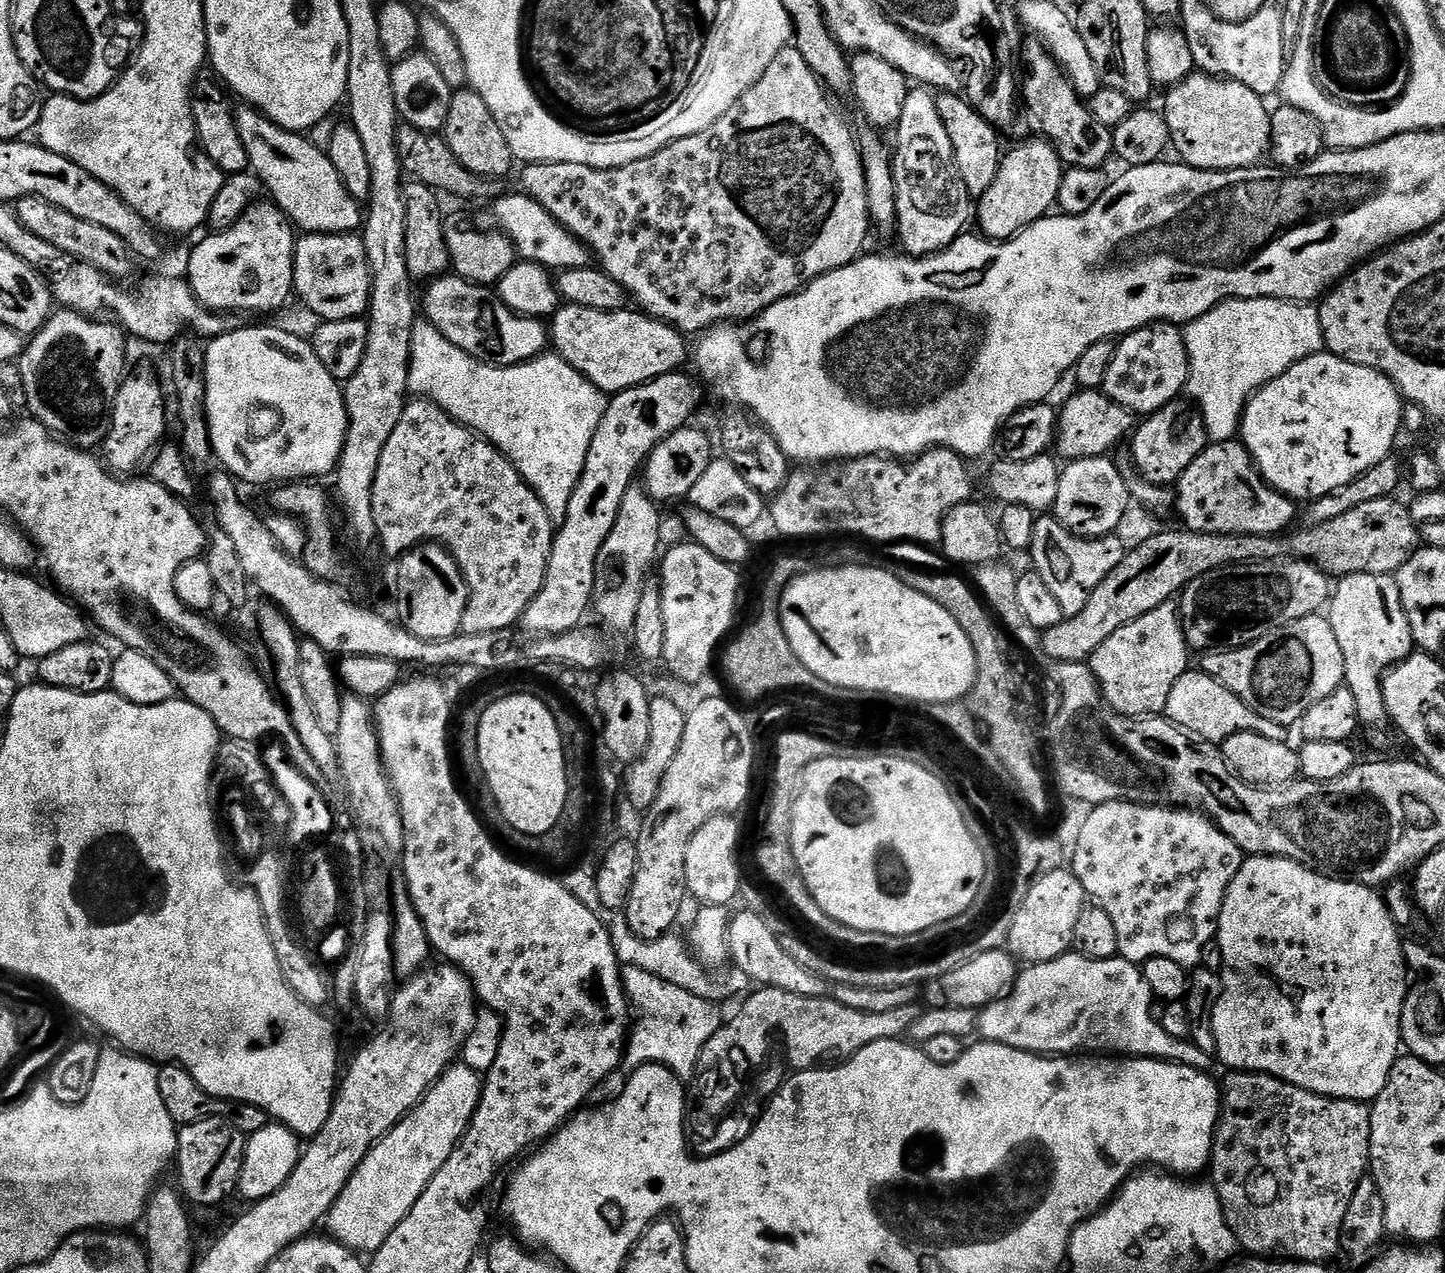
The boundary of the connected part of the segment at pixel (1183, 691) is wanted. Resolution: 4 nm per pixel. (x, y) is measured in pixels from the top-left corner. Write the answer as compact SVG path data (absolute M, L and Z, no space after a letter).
M1189 670L1178 682L1174 682L1174 690L1170 690L1170 698L1166 702L1163 715L1180 728L1185 728L1193 736L1201 736L1203 740L1220 746L1226 738L1239 732L1262 734L1262 738L1271 738L1273 742L1285 742L1289 739L1289 729L1278 722L1270 722L1270 718L1262 718L1242 698L1235 696L1220 680L1210 678L1199 670Z

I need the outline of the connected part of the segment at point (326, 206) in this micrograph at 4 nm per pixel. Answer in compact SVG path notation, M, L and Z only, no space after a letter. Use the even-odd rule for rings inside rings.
M239 105L235 109L236 113L236 125L238 126L238 132L242 137L242 144L246 148L247 158L249 162L249 167L251 171L259 177L265 191L268 193L270 192L271 196L269 196L273 203L276 205L277 208L282 209L284 215L288 217L289 221L303 233L309 235L349 235L355 233L362 224L362 206L361 203L353 198L349 191L346 190L345 184L342 182L341 178L338 175L338 172L334 169L334 164L330 162L329 156L325 149L320 149L312 142L308 140L309 137L302 135L301 133L290 132L287 131L285 128L277 126L271 119L266 116L261 115L255 108L251 105Z

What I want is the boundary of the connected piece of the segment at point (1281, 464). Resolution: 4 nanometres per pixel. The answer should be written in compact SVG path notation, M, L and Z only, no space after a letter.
M1325 350L1316 352L1302 362L1290 366L1290 370L1286 370L1281 376L1271 380L1264 388L1258 389L1244 408L1243 416L1240 417L1238 436L1243 443L1244 449L1249 452L1252 456L1252 461L1256 463L1256 471L1259 472L1260 477L1270 487L1278 490L1282 495L1290 497L1293 502L1301 502L1300 500L1311 502L1330 494L1334 490L1338 490L1342 486L1346 486L1350 482L1354 482L1354 478L1358 478L1358 474L1370 470L1370 466L1380 464L1393 455L1392 447L1396 444L1396 435L1401 435L1402 432L1404 406L1405 401L1401 397L1399 388L1384 372L1379 372L1376 368L1367 368L1361 364L1355 364L1349 360L1343 360Z

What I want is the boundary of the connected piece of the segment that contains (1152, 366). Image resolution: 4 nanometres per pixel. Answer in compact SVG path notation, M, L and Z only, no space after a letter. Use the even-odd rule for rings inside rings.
M1147 324L1144 328L1139 328L1128 333L1116 344L1116 353L1106 370L1104 387L1102 391L1106 393L1114 402L1118 402L1123 408L1128 409L1133 414L1139 414L1147 418L1153 412L1157 412L1162 406L1173 403L1177 399L1179 392L1183 393L1188 387L1188 351L1184 345L1184 333L1175 324Z

